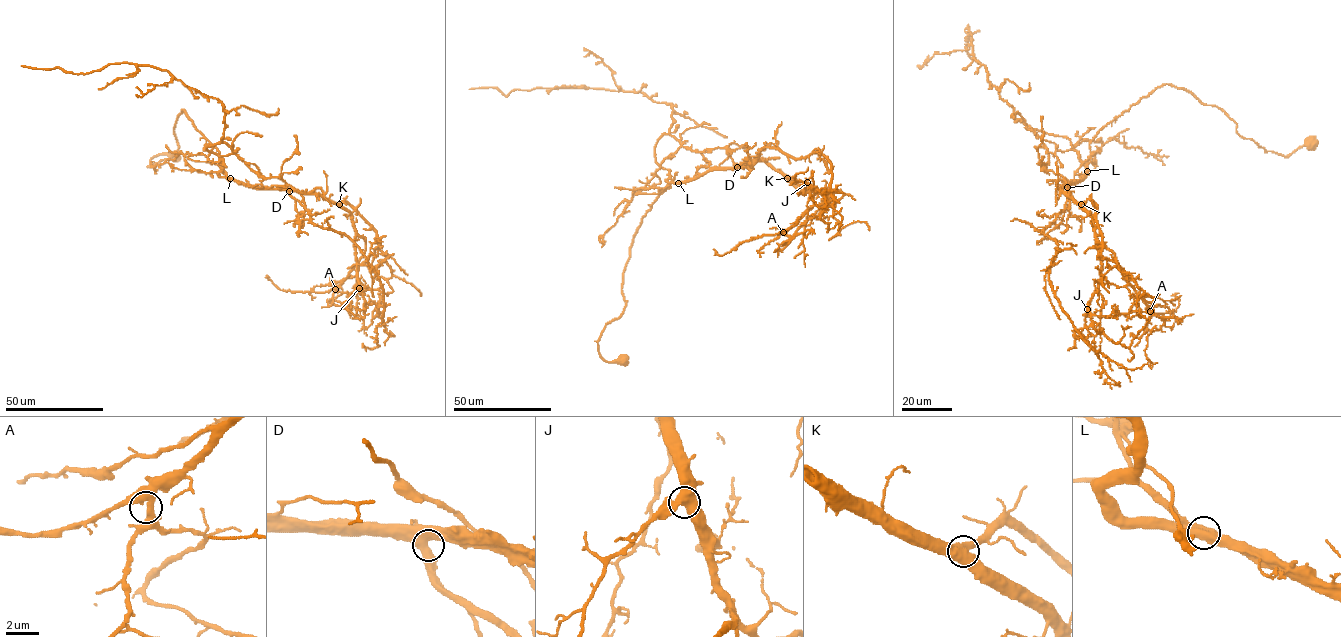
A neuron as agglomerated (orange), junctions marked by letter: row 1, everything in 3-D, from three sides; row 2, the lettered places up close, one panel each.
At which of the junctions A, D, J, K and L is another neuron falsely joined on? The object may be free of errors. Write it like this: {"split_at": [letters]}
{"split_at": []}

